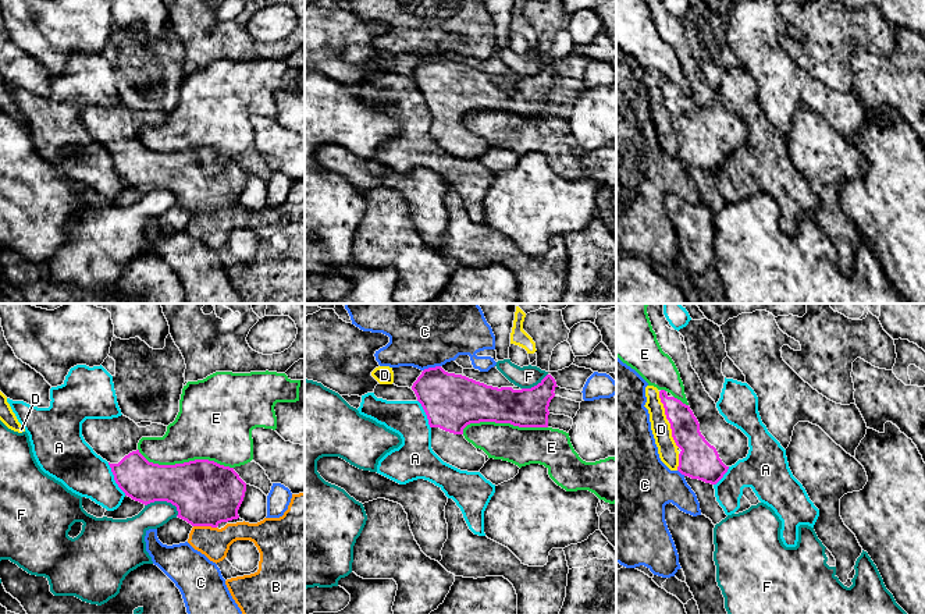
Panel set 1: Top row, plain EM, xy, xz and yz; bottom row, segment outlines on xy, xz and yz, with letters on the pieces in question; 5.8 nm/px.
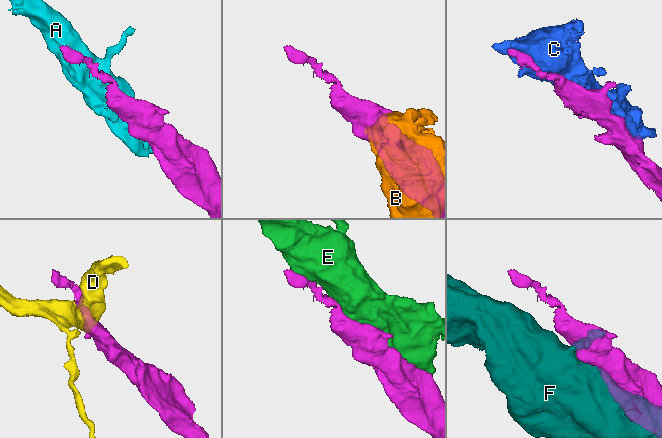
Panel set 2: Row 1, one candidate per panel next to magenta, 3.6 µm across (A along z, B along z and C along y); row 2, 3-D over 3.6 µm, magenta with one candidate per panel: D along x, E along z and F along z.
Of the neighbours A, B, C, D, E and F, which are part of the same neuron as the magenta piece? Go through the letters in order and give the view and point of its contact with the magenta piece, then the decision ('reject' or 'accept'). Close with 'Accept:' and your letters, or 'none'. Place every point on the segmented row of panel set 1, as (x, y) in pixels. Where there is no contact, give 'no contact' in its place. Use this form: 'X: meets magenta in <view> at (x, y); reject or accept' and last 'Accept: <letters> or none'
A: meets magenta in xy at (114, 479); reject
B: meets magenta in xy at (205, 525); reject
C: meets magenta in xz at (431, 368); reject
D: meets magenta in yz at (664, 405); reject
E: meets magenta in xy at (185, 462); reject
F: meets magenta in xy at (164, 500); reject
Accept: none

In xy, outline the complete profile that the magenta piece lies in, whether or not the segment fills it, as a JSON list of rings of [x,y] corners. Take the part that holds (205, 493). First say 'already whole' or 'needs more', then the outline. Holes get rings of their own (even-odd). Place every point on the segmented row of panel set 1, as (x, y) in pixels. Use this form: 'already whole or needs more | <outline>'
needs more | [[[124,415],[82,423],[85,441],[108,462],[125,496],[145,505],[171,503],[177,507],[177,517],[192,526],[217,528],[221,522],[238,519],[246,483],[234,468],[209,459],[159,465],[139,452],[142,437],[163,437],[166,432],[164,425],[139,427]]]

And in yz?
needs more | [[[650,304],[647,313],[665,354],[675,362],[687,405],[659,391],[672,437],[682,450],[677,471],[691,479],[716,485],[727,469],[748,454],[748,437],[727,423],[691,366],[684,337],[663,315],[663,304]]]

